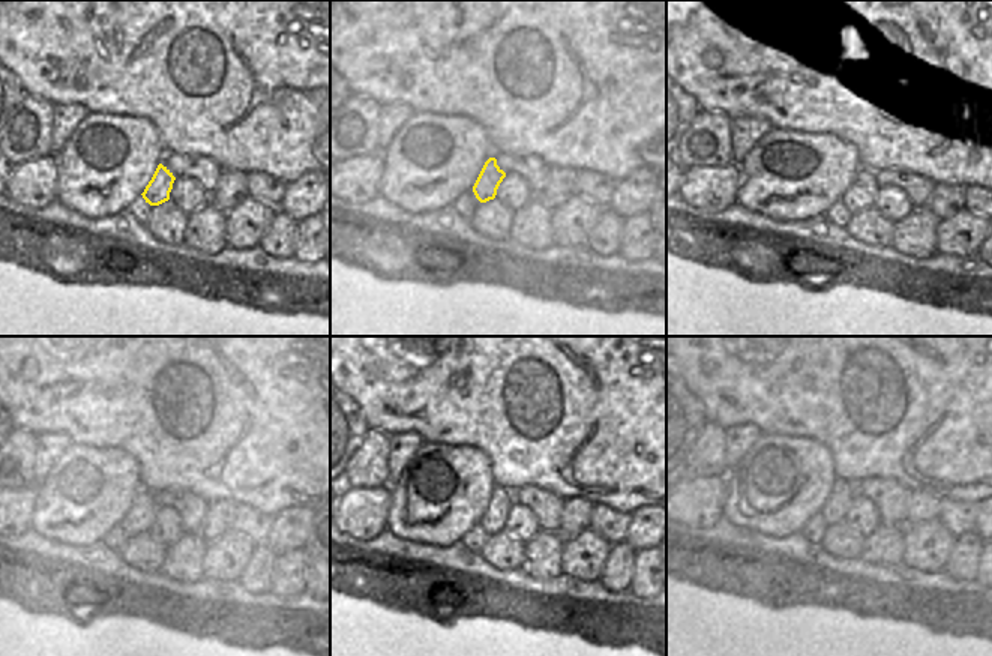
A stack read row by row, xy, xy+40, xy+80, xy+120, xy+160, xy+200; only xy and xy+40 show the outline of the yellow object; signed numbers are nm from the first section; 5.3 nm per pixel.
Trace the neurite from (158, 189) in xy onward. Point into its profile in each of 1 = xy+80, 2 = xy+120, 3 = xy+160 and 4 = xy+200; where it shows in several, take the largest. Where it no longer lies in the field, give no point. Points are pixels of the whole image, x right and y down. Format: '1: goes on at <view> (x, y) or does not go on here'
1: goes on at xy+80 (829, 174)
2: goes on at xy+120 (150, 524)
3: goes on at xy+160 (492, 520)
4: goes on at xy+200 (835, 509)

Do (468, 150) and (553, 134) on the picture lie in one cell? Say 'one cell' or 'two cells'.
two cells

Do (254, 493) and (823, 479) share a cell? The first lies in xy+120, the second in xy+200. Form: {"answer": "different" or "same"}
{"answer": "different"}

